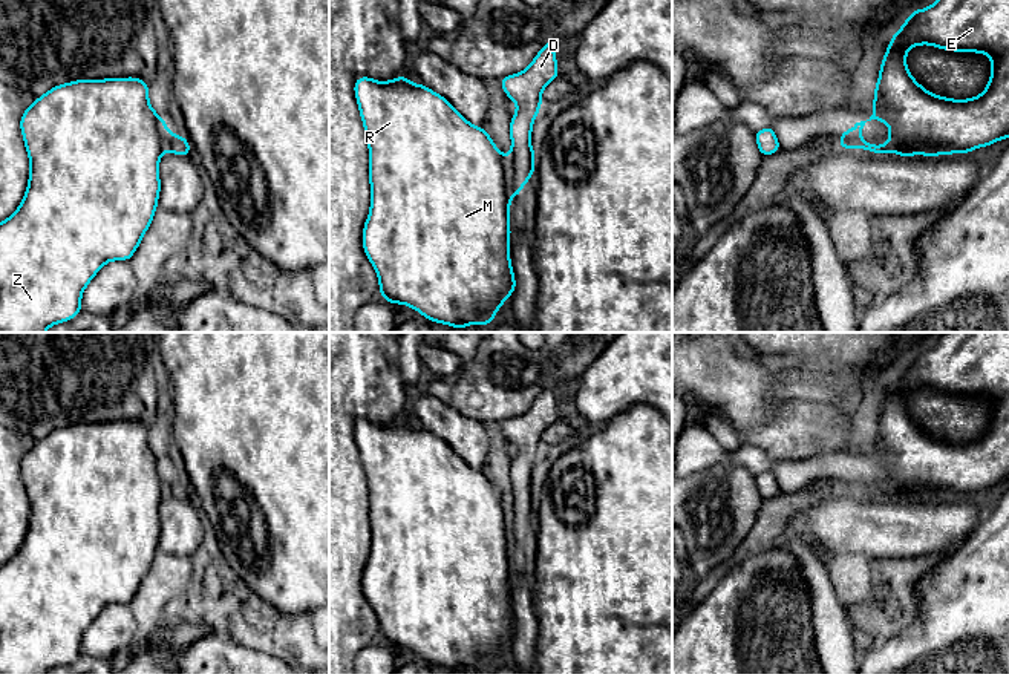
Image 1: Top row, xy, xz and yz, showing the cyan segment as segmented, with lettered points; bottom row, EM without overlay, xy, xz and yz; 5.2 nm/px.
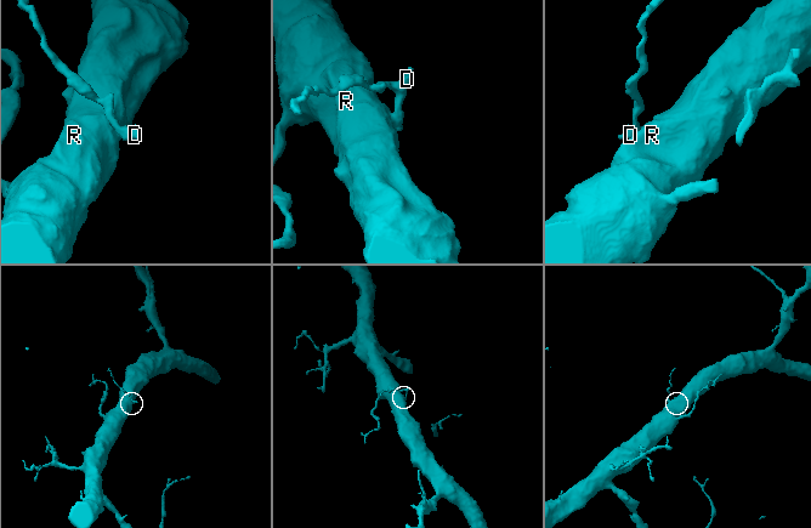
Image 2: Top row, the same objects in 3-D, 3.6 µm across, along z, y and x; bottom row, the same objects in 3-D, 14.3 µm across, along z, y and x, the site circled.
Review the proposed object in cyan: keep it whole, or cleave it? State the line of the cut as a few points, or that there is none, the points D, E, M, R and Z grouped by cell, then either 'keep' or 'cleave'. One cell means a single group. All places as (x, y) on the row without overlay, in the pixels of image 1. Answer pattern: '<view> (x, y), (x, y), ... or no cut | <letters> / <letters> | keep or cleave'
xz (507, 506), (510, 521) | D / E M R Z | cleave

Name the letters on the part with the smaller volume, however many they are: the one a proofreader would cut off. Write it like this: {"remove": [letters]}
{"remove": ["D"]}

